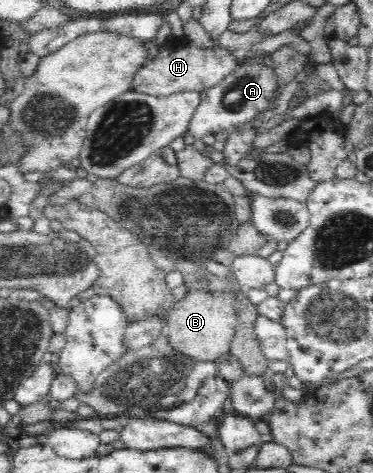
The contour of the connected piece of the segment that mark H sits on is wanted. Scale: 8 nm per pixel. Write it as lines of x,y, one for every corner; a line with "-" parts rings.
170,36
166,44
160,48
157,57
149,59
144,63
144,66
136,73
130,90
136,92
146,93
147,95
154,95
157,97
168,97
180,91
206,91
210,87
216,87
220,81
224,81
226,77
230,77
232,73
236,73
236,68
240,67
235,57
229,53
227,49
216,47
215,49
202,49
190,44
189,40
184,40
184,36
180,39
178,37

